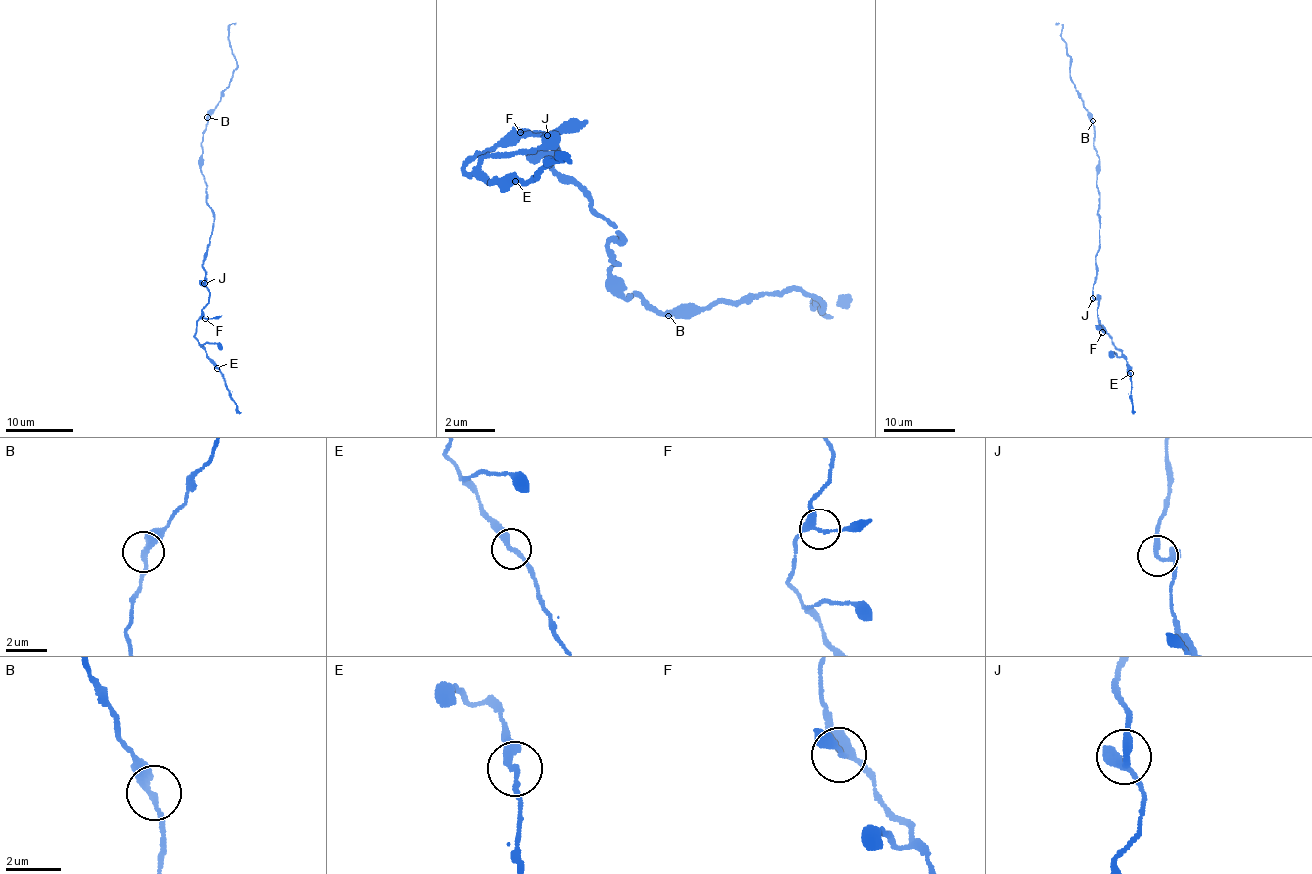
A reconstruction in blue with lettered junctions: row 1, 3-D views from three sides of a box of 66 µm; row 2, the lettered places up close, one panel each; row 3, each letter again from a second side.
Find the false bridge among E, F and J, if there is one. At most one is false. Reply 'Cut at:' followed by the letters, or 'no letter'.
Cut at: no letter

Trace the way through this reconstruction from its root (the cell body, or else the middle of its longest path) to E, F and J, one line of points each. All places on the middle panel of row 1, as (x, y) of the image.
E: (618, 236), (574, 178), (558, 174), (549, 135), (517, 131), (461, 167), (490, 182), (506, 173), (515, 181)
F: (618, 236), (574, 178), (558, 174), (549, 135), (519, 135), (515, 128), (520, 132)
J: (618, 236), (610, 218), (594, 212), (590, 199), (574, 178), (558, 174), (552, 158), (557, 149), (549, 137)

